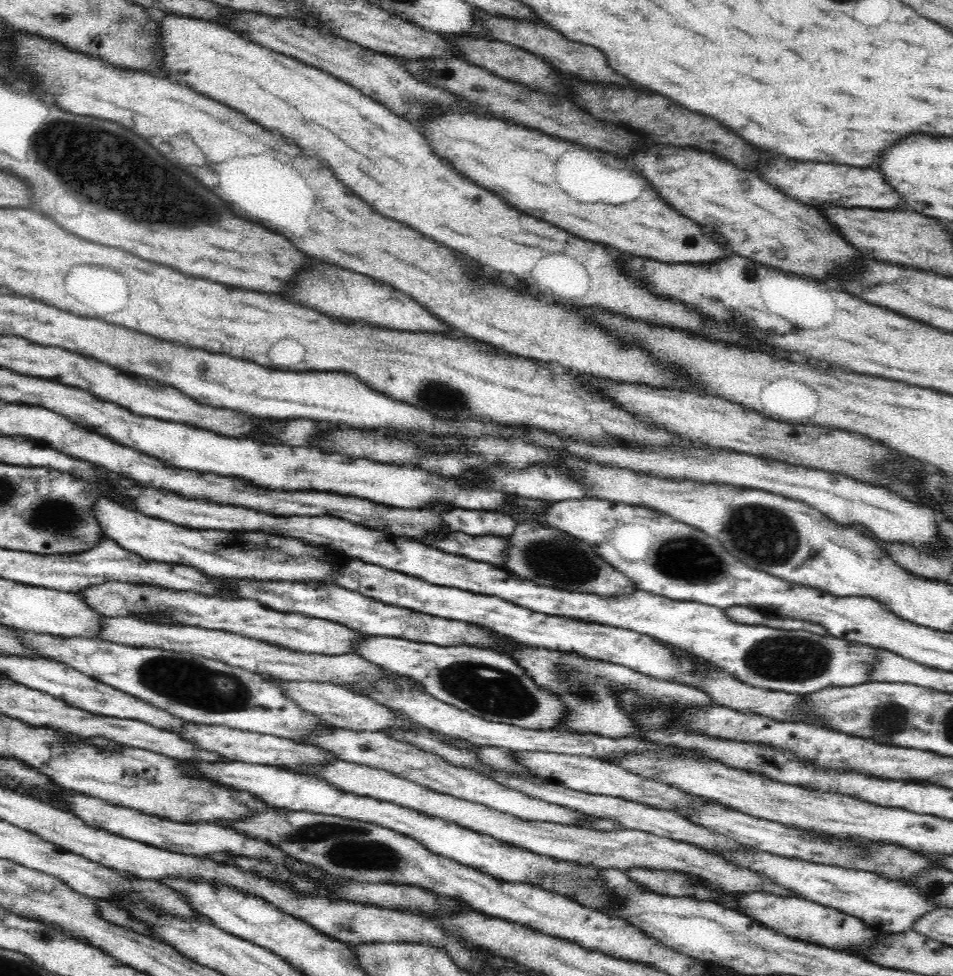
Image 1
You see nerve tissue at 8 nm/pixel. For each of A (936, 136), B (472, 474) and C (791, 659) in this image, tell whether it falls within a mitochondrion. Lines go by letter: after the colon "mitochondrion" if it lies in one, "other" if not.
A: other
B: mitochondrion
C: mitochondrion

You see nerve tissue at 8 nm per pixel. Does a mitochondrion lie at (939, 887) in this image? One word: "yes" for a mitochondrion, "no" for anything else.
yes

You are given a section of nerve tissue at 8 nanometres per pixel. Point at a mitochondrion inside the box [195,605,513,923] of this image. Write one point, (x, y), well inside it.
(344, 846)

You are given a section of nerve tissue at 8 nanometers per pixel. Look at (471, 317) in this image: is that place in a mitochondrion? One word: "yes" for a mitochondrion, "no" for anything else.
no

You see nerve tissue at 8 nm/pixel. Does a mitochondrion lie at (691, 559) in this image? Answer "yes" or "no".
yes

